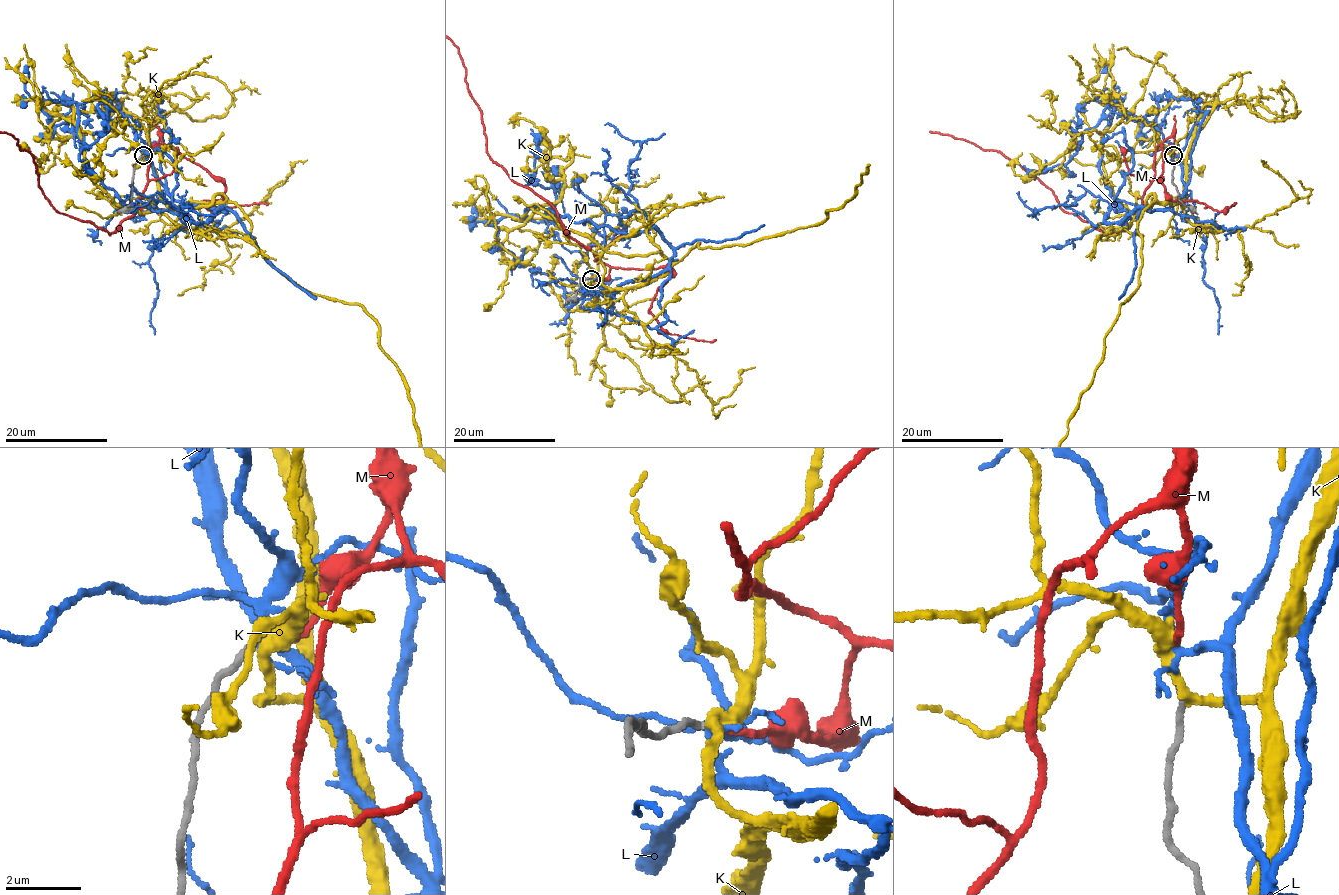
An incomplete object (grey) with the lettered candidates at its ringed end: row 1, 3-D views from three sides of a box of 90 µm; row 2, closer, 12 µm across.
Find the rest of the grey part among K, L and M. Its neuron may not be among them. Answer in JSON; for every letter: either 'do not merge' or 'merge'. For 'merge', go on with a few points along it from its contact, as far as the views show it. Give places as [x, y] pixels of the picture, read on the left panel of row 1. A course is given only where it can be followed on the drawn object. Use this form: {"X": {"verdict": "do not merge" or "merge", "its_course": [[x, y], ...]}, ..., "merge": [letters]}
{"K": {"verdict": "do not merge"}, "L": {"verdict": "do not merge"}, "M": {"verdict": "merge"}, "merge": ["M"]}

